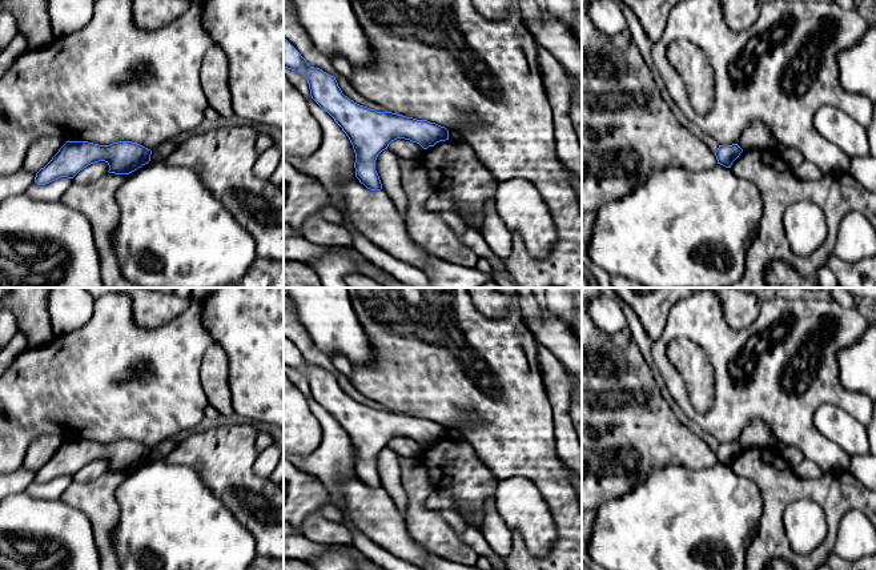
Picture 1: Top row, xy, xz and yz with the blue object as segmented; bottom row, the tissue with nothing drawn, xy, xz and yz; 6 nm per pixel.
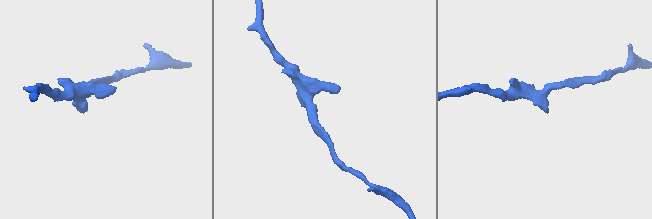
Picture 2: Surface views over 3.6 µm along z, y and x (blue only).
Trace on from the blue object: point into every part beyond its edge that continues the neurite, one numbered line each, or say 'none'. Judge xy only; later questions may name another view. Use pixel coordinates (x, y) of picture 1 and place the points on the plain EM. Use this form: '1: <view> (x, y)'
none

